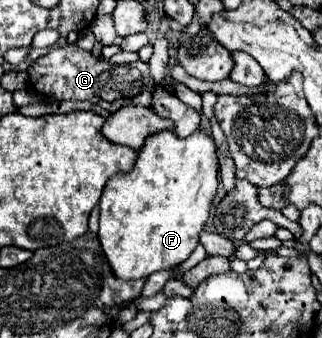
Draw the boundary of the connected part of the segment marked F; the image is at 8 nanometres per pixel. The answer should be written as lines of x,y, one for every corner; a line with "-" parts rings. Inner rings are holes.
201,127
199,131
195,131
195,135
189,135
187,139
179,139
173,131
159,131
155,135
149,135
145,139
145,145
139,149
139,155
137,155
137,163
133,167
133,171
129,175
119,175
119,177
113,177
103,195
101,195
101,201
99,201
99,207
101,207
101,217
99,217
99,241
101,241
101,247
113,267
113,273
119,277
119,279
141,279
141,277
149,277
151,273
155,271
163,271
163,269
171,269
179,263
183,263
195,249
195,245
199,243
199,233
203,231
205,227
205,221
209,219
209,213
211,213
211,203
217,195
217,187
219,187
219,169
221,169
221,163
219,163
219,147
215,143
213,137
209,137

